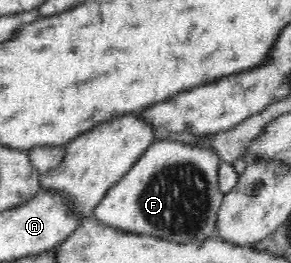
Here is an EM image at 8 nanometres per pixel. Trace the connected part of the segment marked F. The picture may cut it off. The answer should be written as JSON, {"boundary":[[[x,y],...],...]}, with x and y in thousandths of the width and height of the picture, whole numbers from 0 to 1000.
{"boundary":[[[584,517],[536,532],[464,612],[320,795],[344,852],[412,882],[529,897],[570,916],[701,916],[739,886],[739,821],[763,772],[749,703],[756,601],[715,559],[674,559],[649,529]]]}

